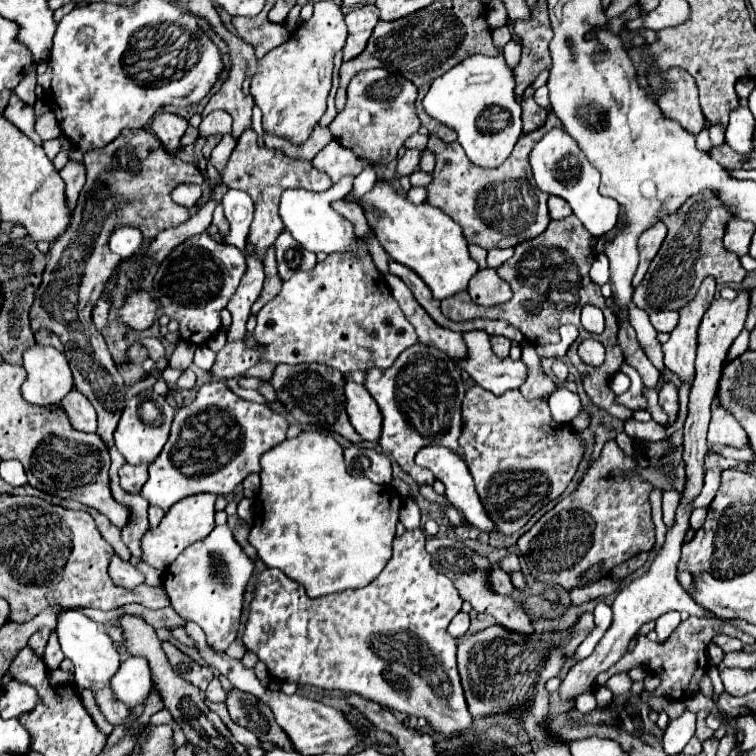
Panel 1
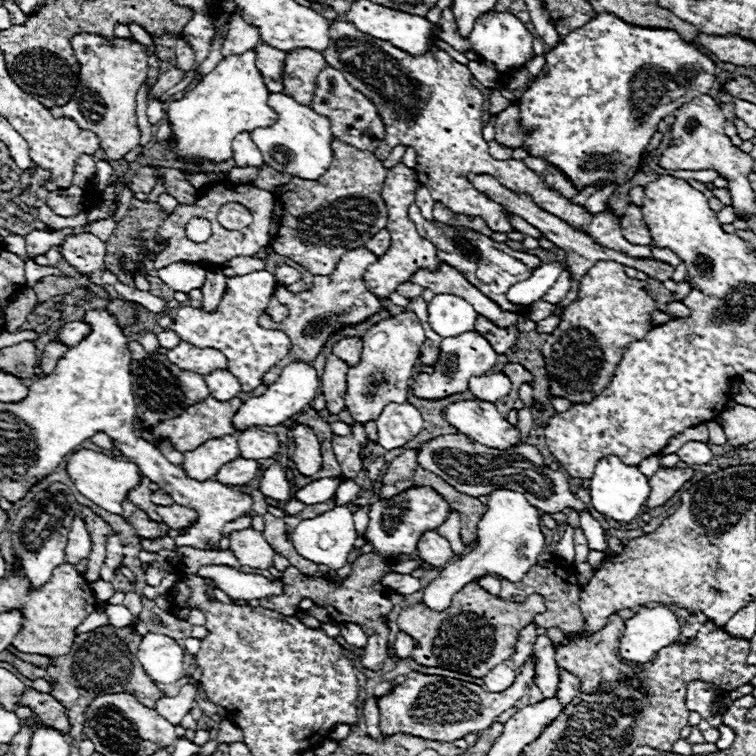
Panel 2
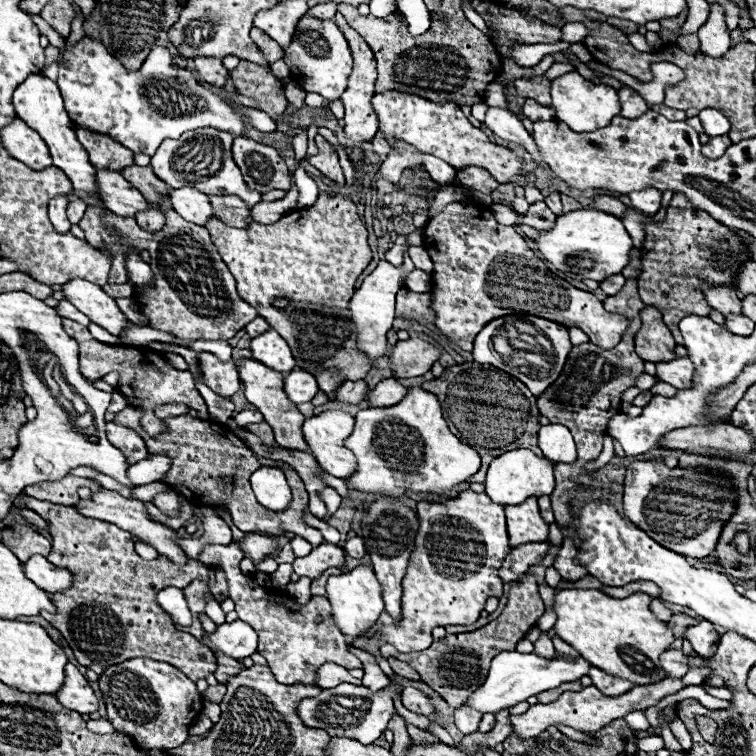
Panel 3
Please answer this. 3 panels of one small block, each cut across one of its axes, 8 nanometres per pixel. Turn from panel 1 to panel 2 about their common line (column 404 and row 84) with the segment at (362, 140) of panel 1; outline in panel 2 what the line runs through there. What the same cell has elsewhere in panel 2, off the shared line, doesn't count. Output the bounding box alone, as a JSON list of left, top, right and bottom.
[62,34,148,160]

